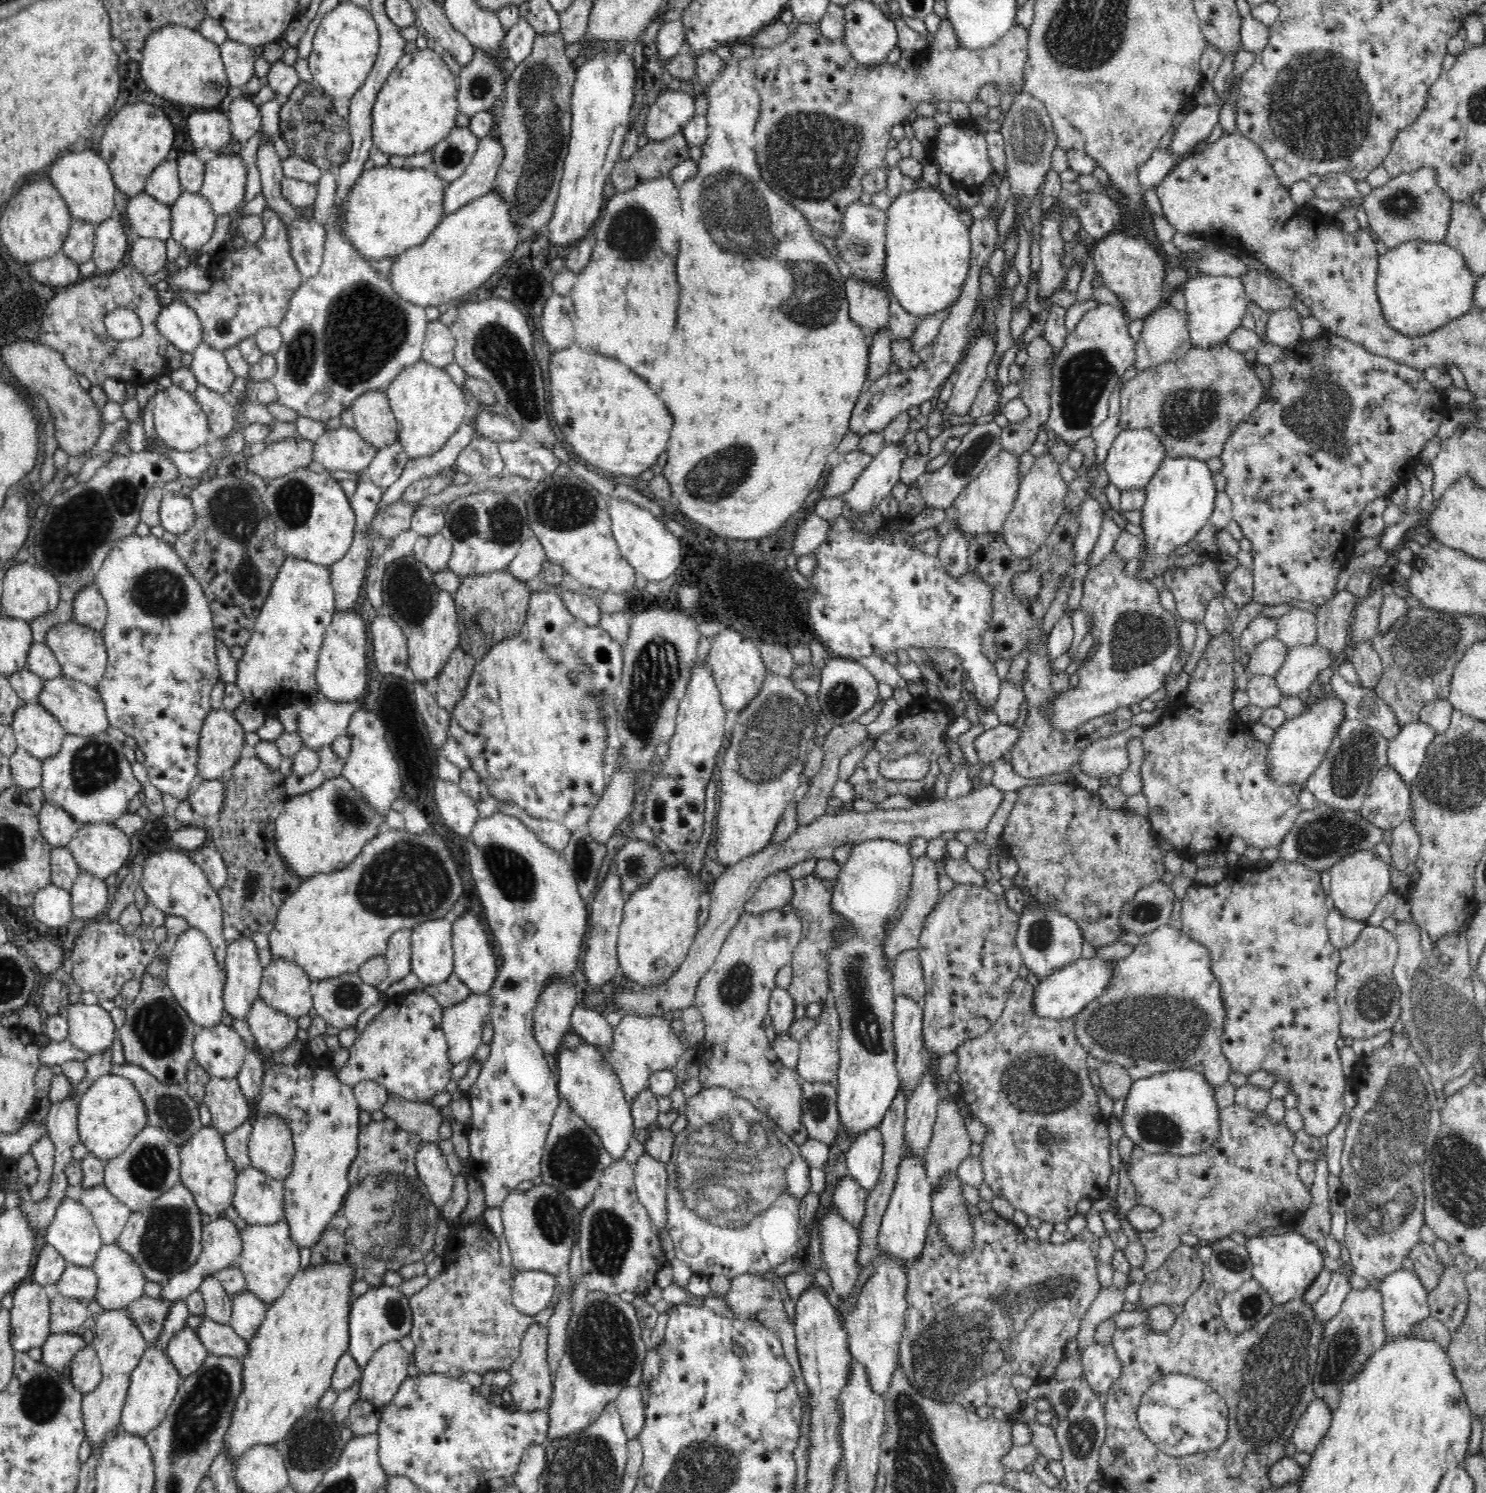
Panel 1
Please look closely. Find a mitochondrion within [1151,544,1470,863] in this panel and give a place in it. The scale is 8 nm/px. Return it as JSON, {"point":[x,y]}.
{"point":[1423,650]}

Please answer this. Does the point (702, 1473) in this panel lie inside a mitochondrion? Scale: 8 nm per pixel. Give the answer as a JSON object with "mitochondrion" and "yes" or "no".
{"mitochondrion":"yes"}

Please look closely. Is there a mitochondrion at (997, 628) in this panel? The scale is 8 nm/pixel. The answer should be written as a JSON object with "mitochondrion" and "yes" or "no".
{"mitochondrion":"no"}

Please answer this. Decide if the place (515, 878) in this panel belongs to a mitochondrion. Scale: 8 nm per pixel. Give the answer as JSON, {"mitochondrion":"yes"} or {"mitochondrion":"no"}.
{"mitochondrion":"yes"}

